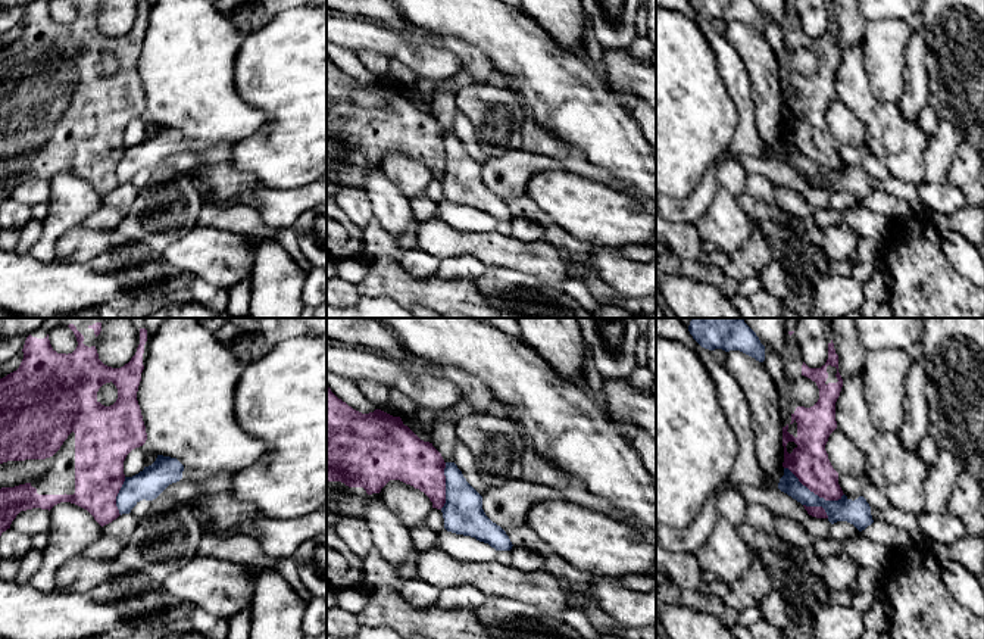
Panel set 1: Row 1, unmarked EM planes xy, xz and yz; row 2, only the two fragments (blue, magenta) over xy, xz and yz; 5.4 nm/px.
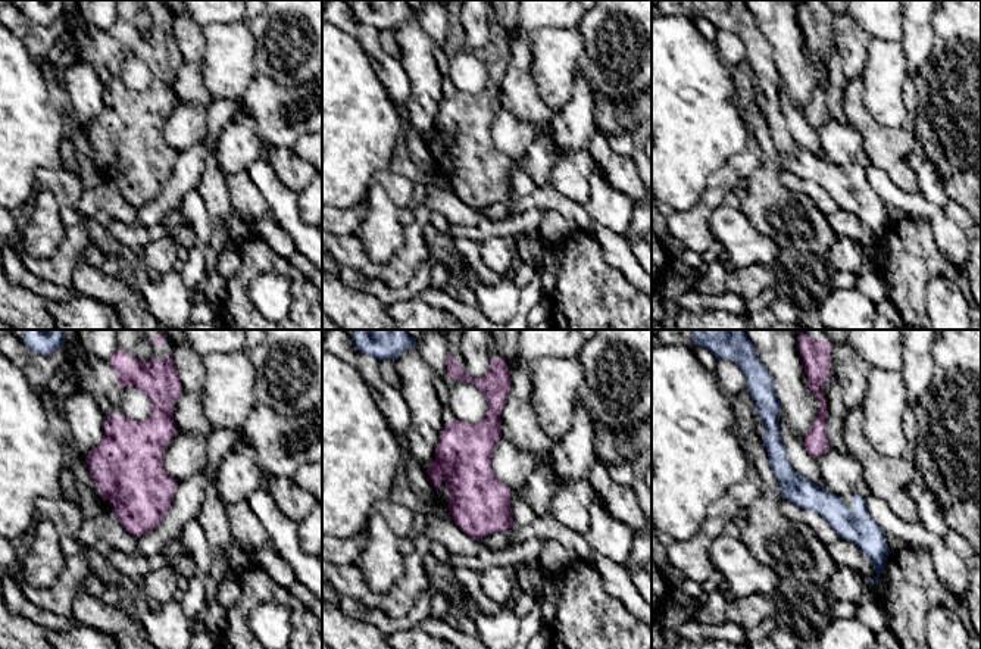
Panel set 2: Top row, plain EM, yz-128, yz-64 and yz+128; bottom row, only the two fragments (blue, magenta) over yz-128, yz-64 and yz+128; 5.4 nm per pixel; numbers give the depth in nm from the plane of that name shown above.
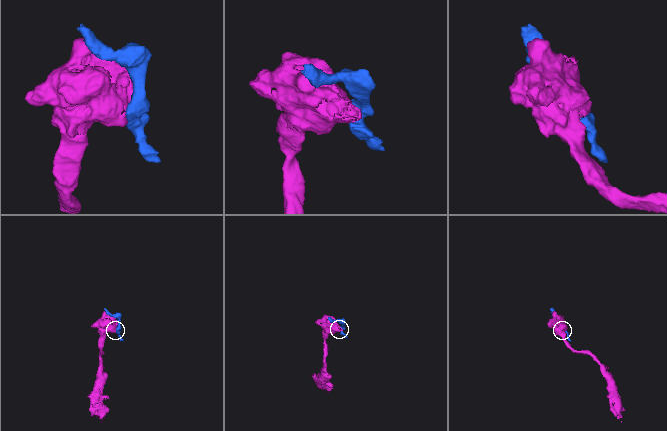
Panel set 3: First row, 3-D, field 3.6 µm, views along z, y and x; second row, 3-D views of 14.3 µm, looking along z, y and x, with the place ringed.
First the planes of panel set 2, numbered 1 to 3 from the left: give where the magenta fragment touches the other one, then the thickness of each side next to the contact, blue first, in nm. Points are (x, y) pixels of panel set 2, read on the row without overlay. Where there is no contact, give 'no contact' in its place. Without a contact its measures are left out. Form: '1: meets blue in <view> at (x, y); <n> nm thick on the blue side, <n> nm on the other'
1: no contact
2: no contact
3: no contact

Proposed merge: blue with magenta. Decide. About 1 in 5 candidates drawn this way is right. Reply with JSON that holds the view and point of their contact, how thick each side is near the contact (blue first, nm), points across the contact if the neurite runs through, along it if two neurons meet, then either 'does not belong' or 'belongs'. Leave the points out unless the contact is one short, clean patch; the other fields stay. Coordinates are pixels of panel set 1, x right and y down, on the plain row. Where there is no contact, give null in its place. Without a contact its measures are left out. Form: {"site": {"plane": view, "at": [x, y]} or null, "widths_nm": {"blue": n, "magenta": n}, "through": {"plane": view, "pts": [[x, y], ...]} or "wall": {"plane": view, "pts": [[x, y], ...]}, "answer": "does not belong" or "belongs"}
{"site": {"plane": "yz", "at": [812, 162]}, "widths_nm": {"blue": 130, "magenta": 220}, "answer": "does not belong"}

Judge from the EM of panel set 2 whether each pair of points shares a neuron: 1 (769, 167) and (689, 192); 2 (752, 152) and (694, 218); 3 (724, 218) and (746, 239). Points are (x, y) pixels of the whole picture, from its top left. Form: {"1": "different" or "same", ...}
{"1": "different", "2": "same", "3": "same"}

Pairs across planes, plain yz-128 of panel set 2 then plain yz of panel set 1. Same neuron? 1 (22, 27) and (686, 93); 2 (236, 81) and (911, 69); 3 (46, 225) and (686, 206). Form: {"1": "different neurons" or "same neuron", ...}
{"1": "different neurons", "2": "different neurons", "3": "different neurons"}

